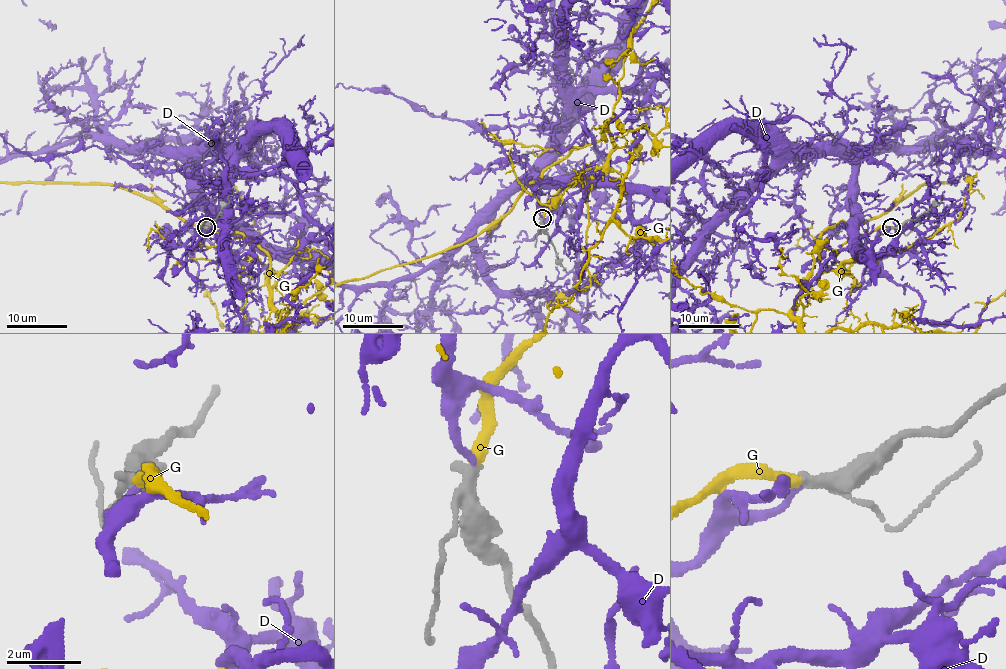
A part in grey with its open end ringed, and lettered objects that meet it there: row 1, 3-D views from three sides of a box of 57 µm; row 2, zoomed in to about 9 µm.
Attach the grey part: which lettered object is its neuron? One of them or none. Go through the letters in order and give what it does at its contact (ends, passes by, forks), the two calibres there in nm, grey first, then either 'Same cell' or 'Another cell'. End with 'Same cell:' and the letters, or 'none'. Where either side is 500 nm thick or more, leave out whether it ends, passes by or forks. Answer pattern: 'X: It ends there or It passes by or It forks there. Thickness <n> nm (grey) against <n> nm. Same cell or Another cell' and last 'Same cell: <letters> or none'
D: It ends there. Thickness 440 nm (grey) against 180 nm. Another cell
G: It ends there. Thickness 440 nm (grey) against 320 nm. Same cell
Same cell: G

